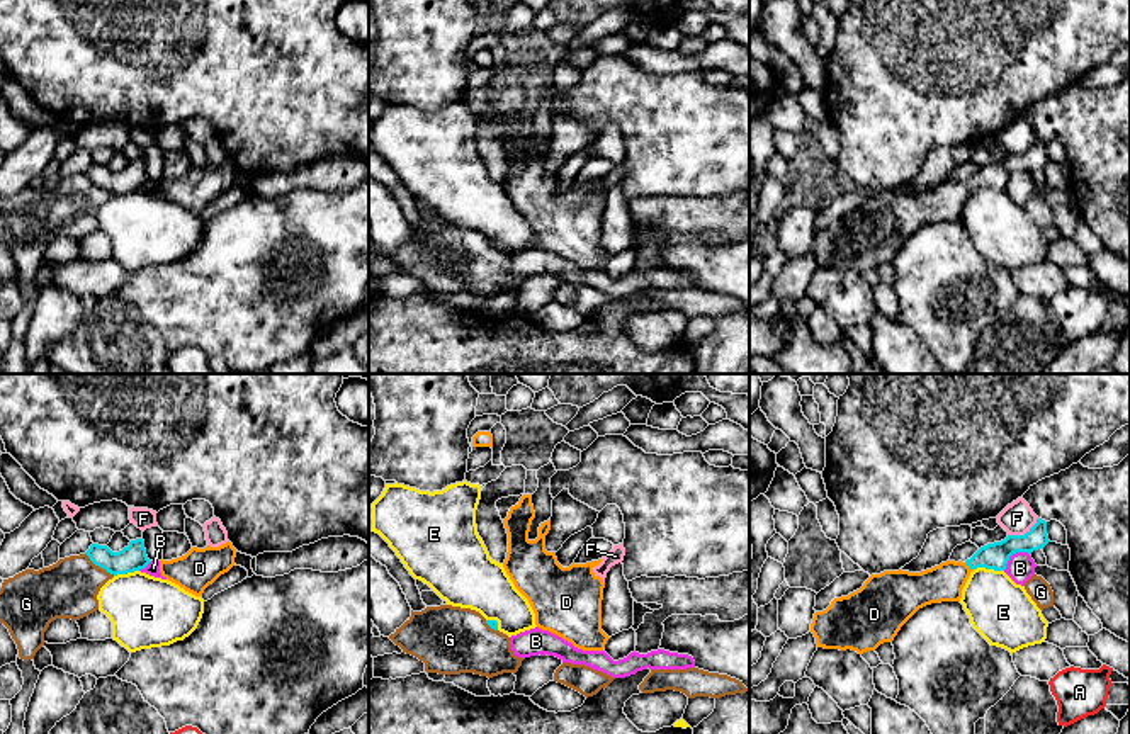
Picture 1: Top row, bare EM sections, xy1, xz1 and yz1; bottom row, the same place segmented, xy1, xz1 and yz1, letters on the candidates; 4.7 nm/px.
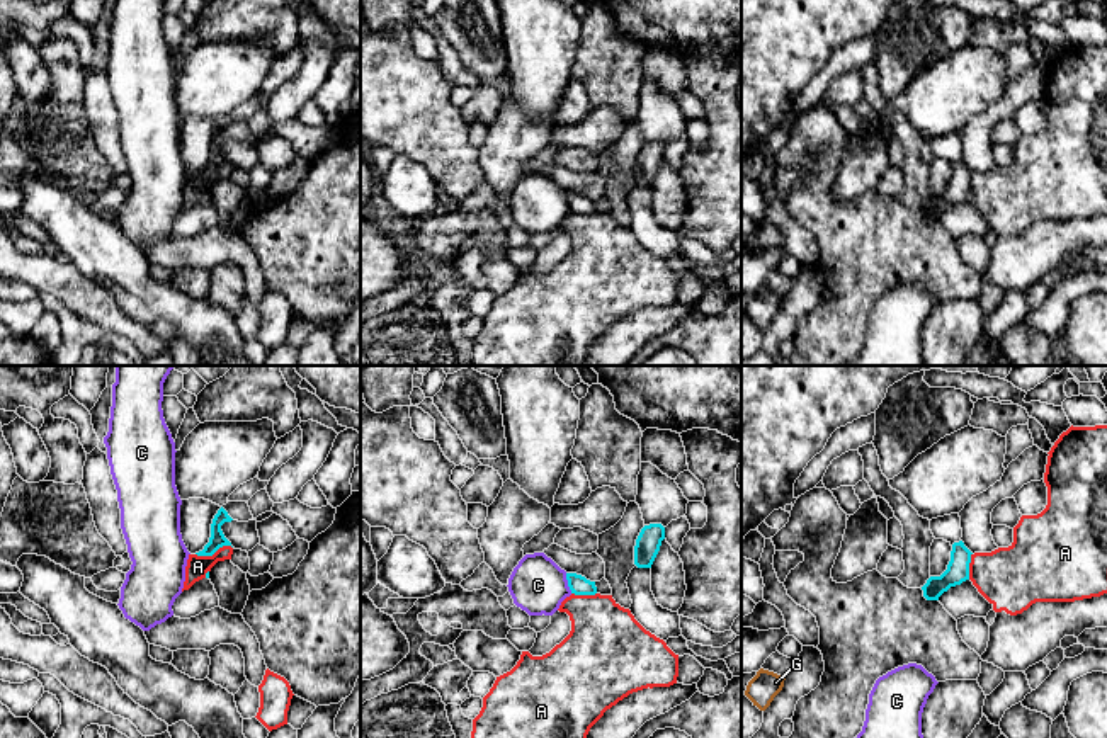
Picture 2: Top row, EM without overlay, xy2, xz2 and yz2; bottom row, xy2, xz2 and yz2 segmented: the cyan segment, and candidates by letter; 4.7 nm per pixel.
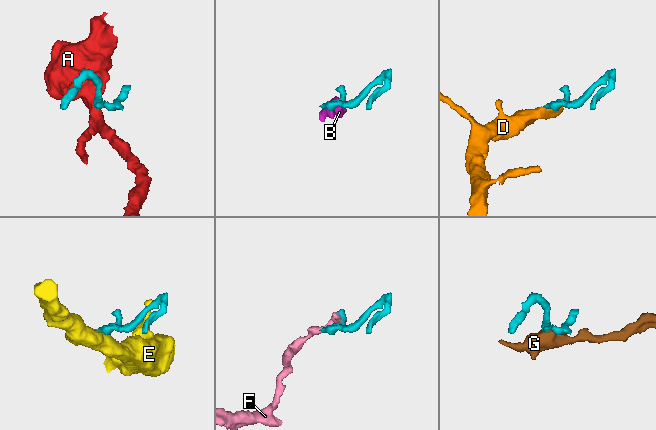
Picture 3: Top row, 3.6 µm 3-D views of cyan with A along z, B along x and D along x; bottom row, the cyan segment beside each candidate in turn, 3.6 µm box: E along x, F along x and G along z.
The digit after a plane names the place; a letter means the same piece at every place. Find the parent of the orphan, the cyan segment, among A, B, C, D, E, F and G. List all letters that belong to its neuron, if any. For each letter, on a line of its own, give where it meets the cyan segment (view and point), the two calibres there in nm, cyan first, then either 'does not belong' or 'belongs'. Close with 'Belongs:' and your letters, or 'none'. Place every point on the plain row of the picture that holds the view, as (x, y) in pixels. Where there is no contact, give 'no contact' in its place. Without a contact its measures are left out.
A: xy2 (213, 172) | 70/100 nm | does not belong
B: yz1 (1013, 172) | 130/140 nm | does not belong
C: xz2 (568, 203) | 90/280 nm | does not belong
D: yz1 (969, 186) | 130/180 nm | belongs
E: yz1 (989, 187) | 130/300 nm | does not belong
F: yz1 (1025, 153) | 130/160 nm | does not belong
G: xy1 (99, 186) | 130/280 nm | does not belong
Belongs: D

